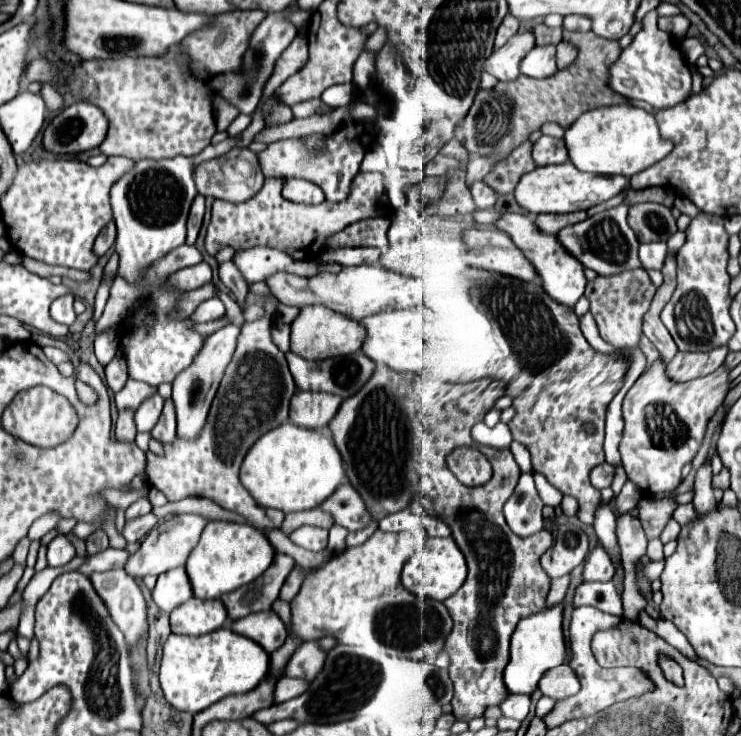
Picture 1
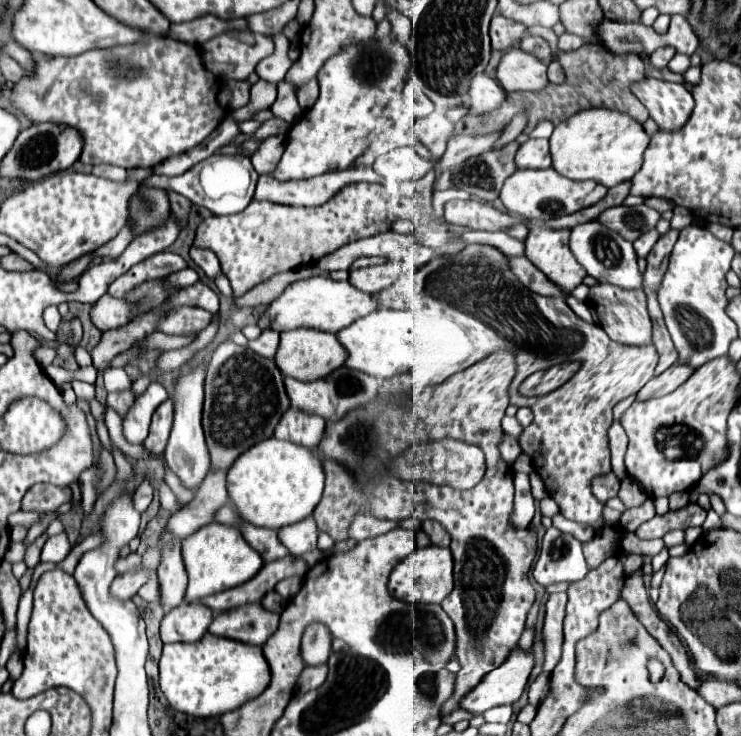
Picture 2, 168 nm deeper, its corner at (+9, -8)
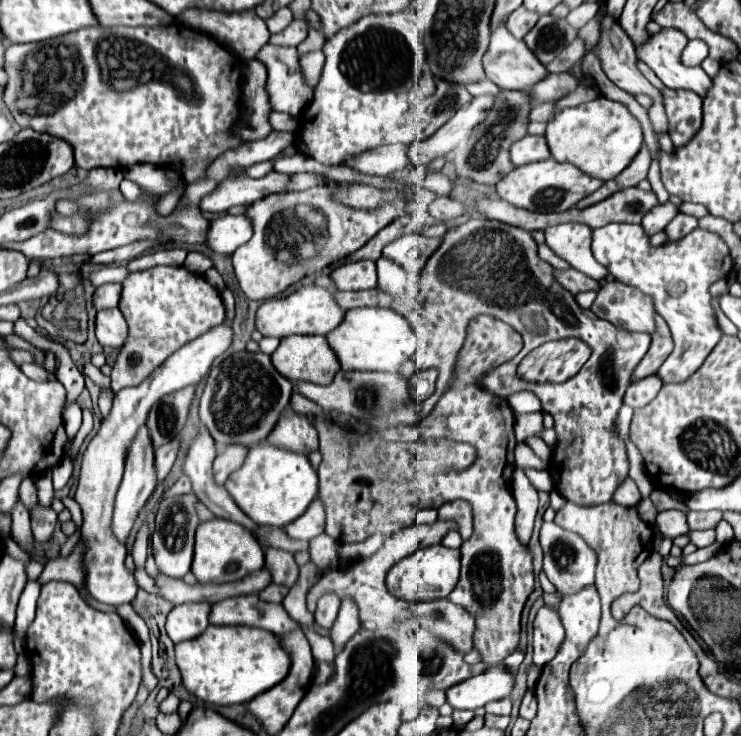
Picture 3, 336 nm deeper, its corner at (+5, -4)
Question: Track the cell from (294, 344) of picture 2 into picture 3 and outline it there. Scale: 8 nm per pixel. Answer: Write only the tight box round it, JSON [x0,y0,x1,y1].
[271,334,341,384]

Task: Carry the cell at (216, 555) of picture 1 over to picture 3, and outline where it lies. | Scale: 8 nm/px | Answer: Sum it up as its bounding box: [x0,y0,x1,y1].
[191,518,265,584]

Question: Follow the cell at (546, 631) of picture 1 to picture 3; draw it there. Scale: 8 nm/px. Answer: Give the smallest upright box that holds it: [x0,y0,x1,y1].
[447,664,515,710]

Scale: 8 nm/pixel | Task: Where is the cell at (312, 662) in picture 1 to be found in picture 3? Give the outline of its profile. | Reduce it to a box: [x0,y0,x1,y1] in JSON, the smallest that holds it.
[315,594,341,630]

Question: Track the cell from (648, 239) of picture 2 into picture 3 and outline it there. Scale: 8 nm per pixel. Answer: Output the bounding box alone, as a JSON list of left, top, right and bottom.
[641,202,679,236]

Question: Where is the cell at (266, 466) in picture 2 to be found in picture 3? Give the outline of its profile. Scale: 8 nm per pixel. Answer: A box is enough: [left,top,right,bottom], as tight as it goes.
[225,442,319,528]

